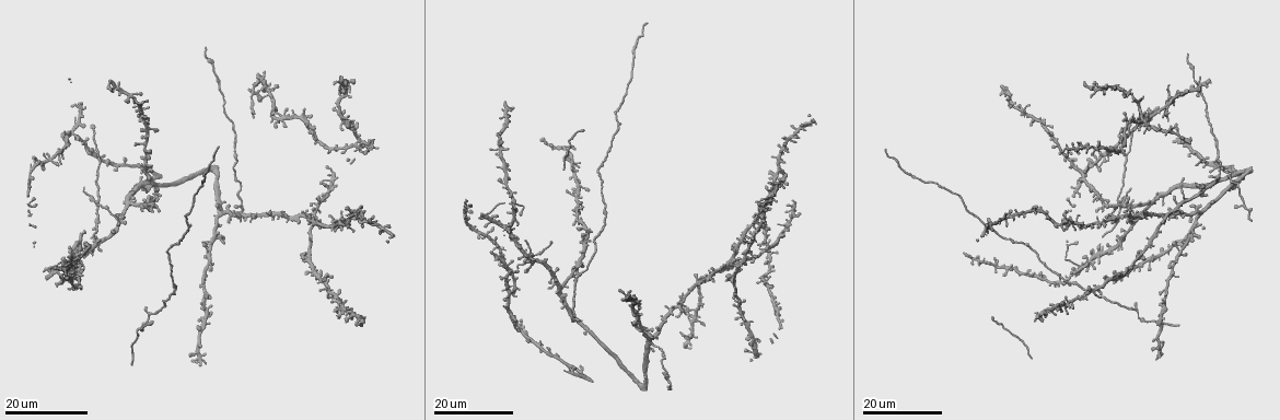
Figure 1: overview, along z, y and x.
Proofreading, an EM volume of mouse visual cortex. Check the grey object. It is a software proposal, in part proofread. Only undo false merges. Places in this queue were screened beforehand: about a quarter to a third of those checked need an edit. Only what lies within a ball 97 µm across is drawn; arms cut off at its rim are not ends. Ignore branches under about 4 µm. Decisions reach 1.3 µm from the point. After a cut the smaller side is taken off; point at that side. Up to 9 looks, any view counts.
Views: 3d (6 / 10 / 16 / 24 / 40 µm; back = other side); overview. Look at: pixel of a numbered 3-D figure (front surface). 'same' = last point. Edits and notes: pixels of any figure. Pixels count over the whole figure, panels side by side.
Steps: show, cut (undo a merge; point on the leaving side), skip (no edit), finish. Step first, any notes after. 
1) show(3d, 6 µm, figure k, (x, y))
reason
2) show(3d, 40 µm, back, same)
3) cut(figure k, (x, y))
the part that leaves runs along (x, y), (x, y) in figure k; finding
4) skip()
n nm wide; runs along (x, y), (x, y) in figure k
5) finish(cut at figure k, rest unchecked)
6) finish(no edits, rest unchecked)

show(3d, 24 µm, figure 1, (755, 341))
four or more arms meet

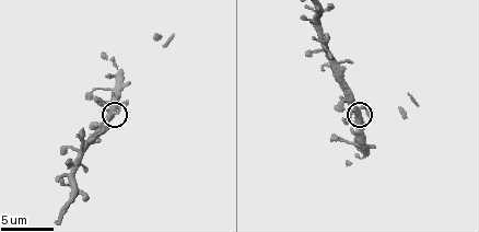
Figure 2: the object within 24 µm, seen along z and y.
show(3d, 6 µm, figure 2, (359, 109))

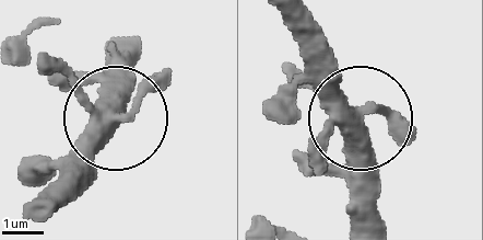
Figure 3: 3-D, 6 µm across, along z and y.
show(3d, 6 µm, back, figure 3, (358, 114))
other side

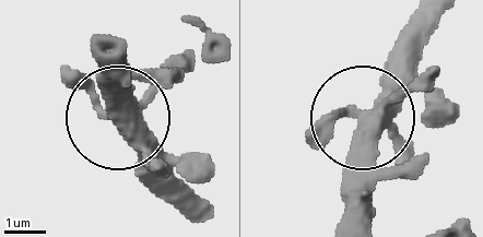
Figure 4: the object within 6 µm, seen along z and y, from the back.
skip()
4 arms; continuous, no second neuron

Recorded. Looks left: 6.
show(3d, 16 µm, figure 1, (235, 182))

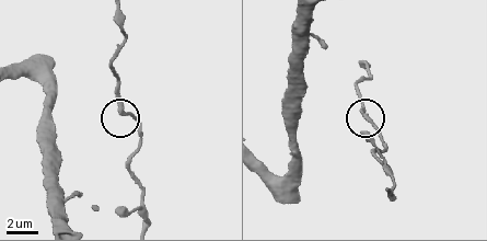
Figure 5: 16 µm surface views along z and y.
show(3d, 10 µm, figure 5, (365, 117))
closer look

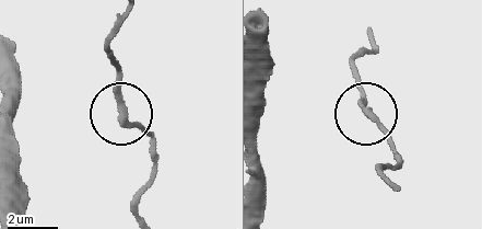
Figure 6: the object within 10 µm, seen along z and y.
skip()
all the same neuron

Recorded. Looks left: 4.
show(3d, 24 µm, figure 1, (96, 201))
four or more arms meet

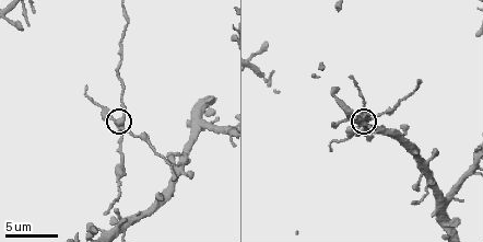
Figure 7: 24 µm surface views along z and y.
show(3d, 10 µm, figure 7, (115, 120))
closer look

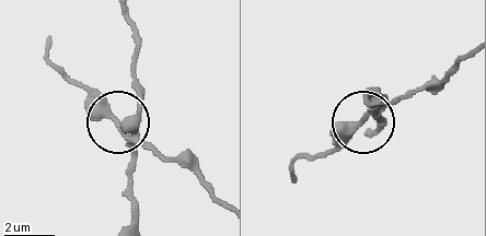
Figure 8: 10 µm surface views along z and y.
cut(figure 8, (103, 114))
4 arms; the part that leaves runs along (131, 138), (180, 163), (218, 200) in figure 8; two neurons meet here

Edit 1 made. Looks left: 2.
show(3d, 24 µm, figure 1, (600, 177))

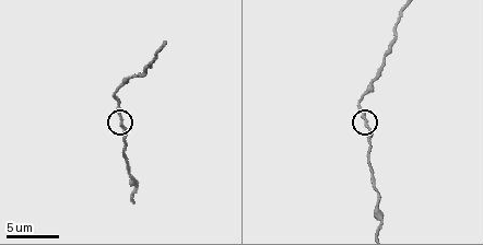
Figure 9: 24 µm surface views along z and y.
show(3d, 6 µm, figure 9, (122, 125))

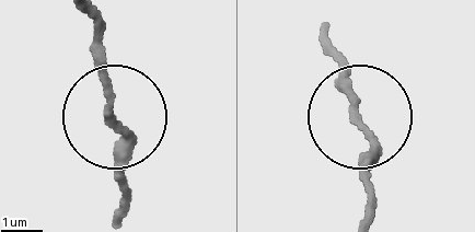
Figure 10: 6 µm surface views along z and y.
skip()
160 nm wide; runs along (123, 217), (123, 139), (92, 14) in figure 10; all the same neuron

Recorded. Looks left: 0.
finish(cut at figure 8, rest unchecked)

